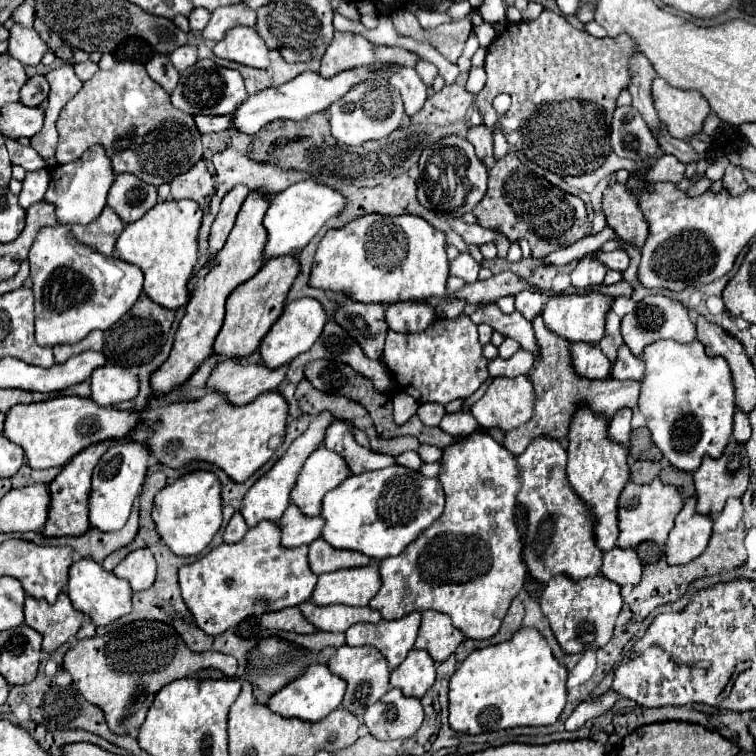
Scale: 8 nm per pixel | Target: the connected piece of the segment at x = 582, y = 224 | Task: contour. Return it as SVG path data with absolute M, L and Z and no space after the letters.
M514 152L496 160L490 168L488 192L482 202L472 210L478 224L504 234L510 242L526 238L532 250L532 258L546 258L548 254L566 248L588 234L588 216L584 202L552 186L546 178L534 174Z

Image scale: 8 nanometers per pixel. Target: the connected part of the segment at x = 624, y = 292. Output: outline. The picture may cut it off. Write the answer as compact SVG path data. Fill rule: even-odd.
M620 280L620 282L616 282L616 284L610 284L610 286L606 286L606 284L600 284L600 286L596 286L596 290L600 290L602 294L608 294L608 296L626 296L626 298L630 298L632 296L632 292L634 292L634 288L630 286L630 282L626 282L626 280Z

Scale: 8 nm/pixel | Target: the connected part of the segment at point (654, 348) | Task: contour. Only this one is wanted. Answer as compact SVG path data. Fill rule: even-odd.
M658 340L640 354L640 360L646 364L646 374L640 382L638 410L646 418L646 428L652 434L652 442L660 448L664 458L686 472L694 472L702 456L708 454L718 458L726 448L732 434L732 416L734 416L734 384L732 374L722 356L708 356L702 342L694 340L690 344L680 344L674 340Z

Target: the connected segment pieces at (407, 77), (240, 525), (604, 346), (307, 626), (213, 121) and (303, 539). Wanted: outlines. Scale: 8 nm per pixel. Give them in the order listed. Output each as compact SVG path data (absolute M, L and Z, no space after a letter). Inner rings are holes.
M402 66L402 68L400 68L396 74L392 74L388 80L390 80L390 84L402 94L404 108L406 108L406 114L408 114L408 116L416 114L416 112L424 106L428 86L420 80L420 76L416 74L414 68Z
M236 512L224 530L224 542L238 542L246 532L248 532L248 524L244 522L242 514Z
M608 312L606 316L606 336L600 340L600 350L608 356L608 360L614 364L616 362L616 352L622 346L622 336L620 336L620 318L614 312Z
M286 608L286 610L272 612L272 614L262 614L260 624L264 628L288 630L288 632L298 632L298 634L312 634L312 632L316 632L316 628L308 620L304 620L304 616L300 614L298 608Z
M194 116L194 122L202 134L206 132L224 132L232 128L232 116L230 118L210 118L210 116Z
M290 504L278 526L282 528L282 546L296 548L302 544L310 544L320 536L322 518L306 518L306 514L302 514L294 504Z

